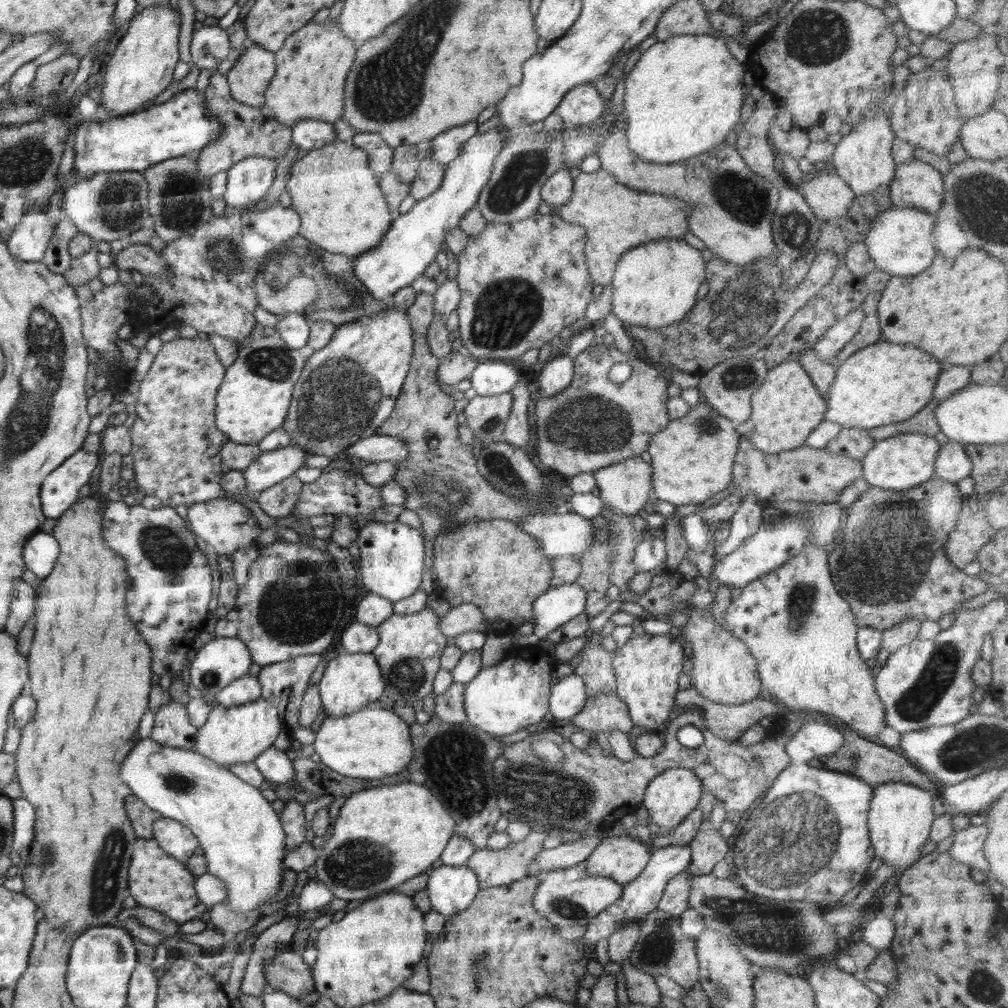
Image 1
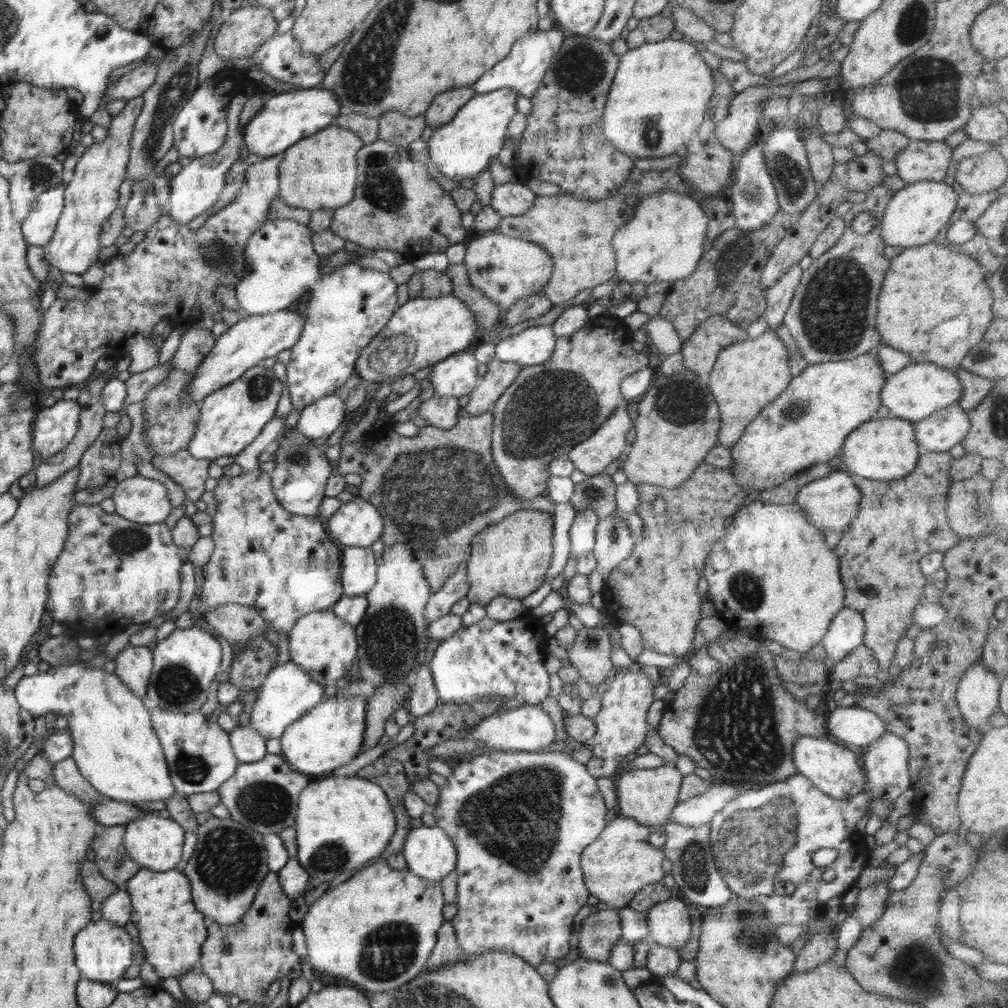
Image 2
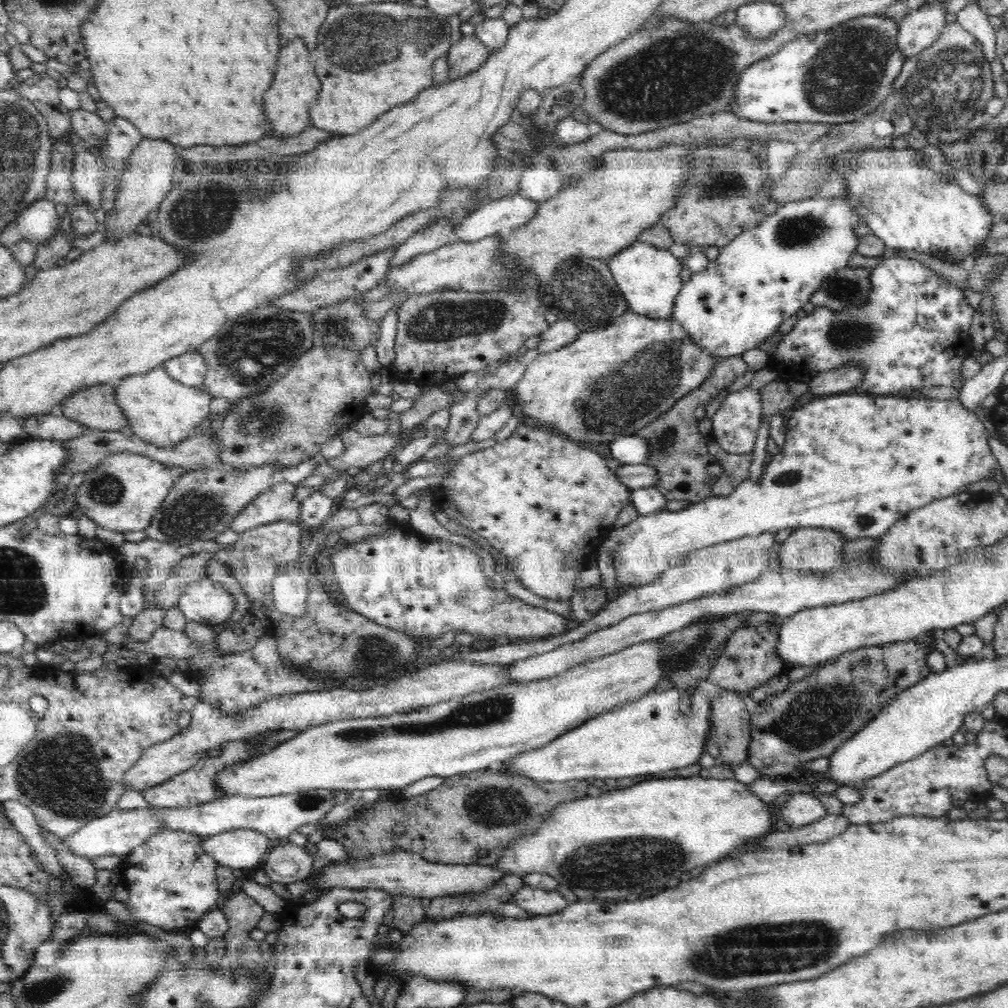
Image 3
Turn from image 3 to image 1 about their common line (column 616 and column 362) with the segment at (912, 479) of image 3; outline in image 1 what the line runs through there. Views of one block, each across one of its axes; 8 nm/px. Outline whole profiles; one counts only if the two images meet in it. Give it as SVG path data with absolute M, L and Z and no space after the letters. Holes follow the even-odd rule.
M398 520L368 523L358 530L361 582L367 592L383 596L392 602L412 596L422 580L425 542L417 529Z

